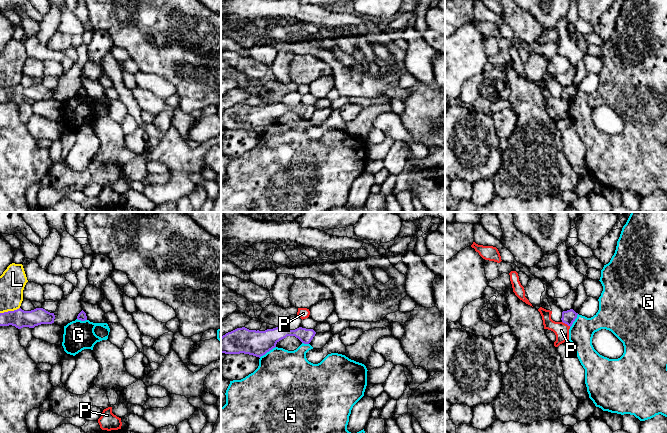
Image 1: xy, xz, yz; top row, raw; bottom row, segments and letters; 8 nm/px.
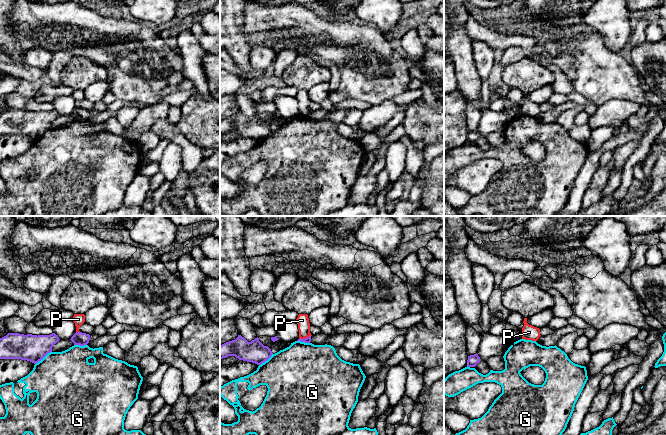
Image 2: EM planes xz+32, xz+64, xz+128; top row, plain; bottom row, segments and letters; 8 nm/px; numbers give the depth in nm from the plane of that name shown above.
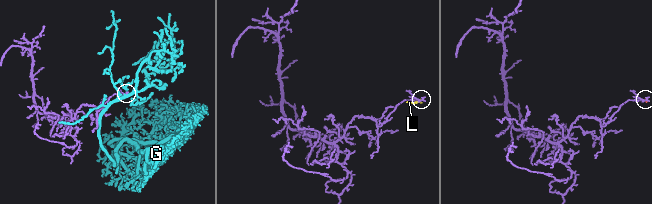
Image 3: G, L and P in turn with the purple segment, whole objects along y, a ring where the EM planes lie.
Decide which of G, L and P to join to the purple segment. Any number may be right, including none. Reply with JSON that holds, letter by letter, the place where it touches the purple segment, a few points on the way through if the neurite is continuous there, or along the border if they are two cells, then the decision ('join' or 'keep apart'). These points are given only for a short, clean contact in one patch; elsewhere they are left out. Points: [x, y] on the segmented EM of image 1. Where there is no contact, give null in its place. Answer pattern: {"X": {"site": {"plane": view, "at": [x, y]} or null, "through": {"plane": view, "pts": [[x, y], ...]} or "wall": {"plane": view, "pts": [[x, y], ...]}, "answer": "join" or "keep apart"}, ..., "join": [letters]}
{"G": {"site": {"plane": "xz", "at": [267, 351]}, "answer": "keep apart"}, "L": {"site": {"plane": "xy", "at": [9, 311]}, "answer": "keep apart"}, "P": {"site": {"plane": "yz", "at": [566, 323]}, "wall": {"plane": "yz", "pts": [[562, 321], [570, 326]]}, "answer": "keep apart"}, "join": []}

